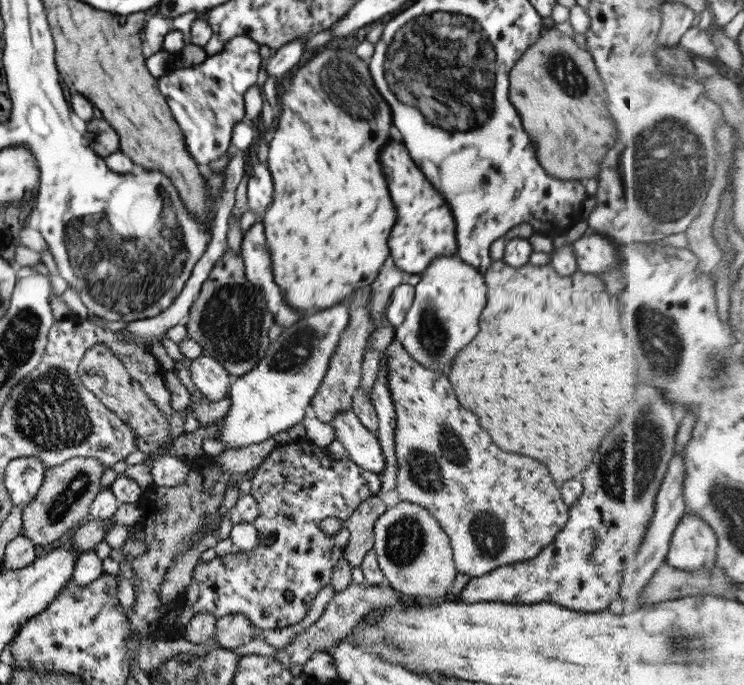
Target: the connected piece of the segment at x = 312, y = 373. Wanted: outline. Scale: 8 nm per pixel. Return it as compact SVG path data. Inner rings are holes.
M344 302L305 313L297 321L283 329L279 336L269 343L265 356L257 361L249 372L237 377L228 390L229 412L226 412L219 420L220 427L217 439L225 443L225 447L239 448L251 443L259 443L273 437L273 434L291 428L293 424L301 421L305 408L309 406L310 398L317 392L319 384L326 373L329 358L337 346L339 336L343 334L349 324L349 306Z

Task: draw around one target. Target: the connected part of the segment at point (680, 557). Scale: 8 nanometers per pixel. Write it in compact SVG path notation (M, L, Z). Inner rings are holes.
M689 514L673 533L666 563L684 571L717 566L718 538L713 528L701 517Z

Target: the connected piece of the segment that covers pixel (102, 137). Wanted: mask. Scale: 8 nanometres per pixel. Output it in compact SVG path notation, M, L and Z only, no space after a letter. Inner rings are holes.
M102 118L87 121L83 139L85 145L95 151L95 155L105 158L119 149L117 133Z

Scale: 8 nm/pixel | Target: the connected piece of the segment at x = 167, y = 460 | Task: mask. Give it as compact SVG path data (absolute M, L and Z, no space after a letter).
M168 454L155 456L155 458L146 456L144 462L149 466L148 474L153 479L153 489L177 487L186 478L187 466L185 462L175 458L175 456Z

